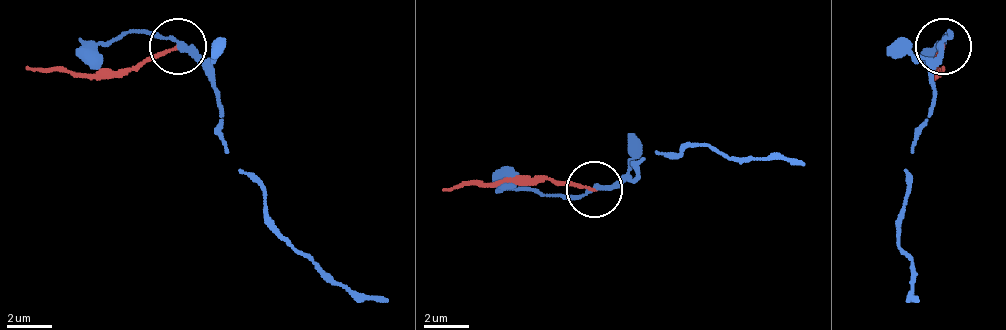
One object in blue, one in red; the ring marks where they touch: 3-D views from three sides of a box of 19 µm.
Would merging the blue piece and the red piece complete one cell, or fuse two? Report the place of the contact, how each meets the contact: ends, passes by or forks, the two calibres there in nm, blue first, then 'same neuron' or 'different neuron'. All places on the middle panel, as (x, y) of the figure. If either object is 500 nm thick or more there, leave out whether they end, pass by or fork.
(594, 189) | blue passes by | red ends | 220/130 nm | different neuron

